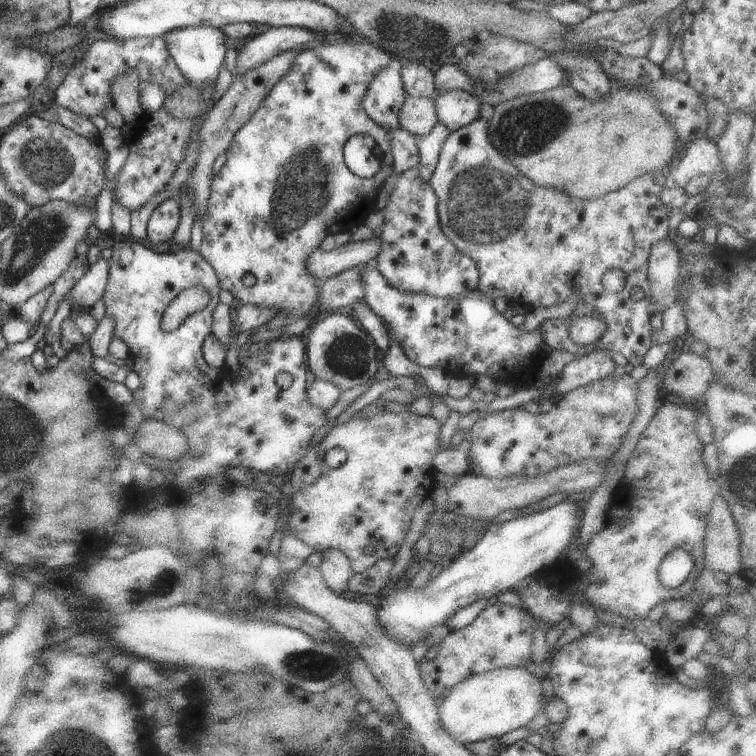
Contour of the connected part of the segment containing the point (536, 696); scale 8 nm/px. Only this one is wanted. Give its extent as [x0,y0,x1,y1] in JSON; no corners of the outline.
[439,665,549,745]

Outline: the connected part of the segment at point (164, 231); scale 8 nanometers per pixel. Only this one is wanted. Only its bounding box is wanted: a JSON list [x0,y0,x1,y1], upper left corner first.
[147,197,182,242]

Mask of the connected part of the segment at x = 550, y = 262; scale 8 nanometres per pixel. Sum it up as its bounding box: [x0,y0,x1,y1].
[429,117,672,367]

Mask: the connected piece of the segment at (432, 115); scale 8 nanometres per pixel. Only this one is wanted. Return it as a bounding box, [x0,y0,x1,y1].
[399,95,439,136]

